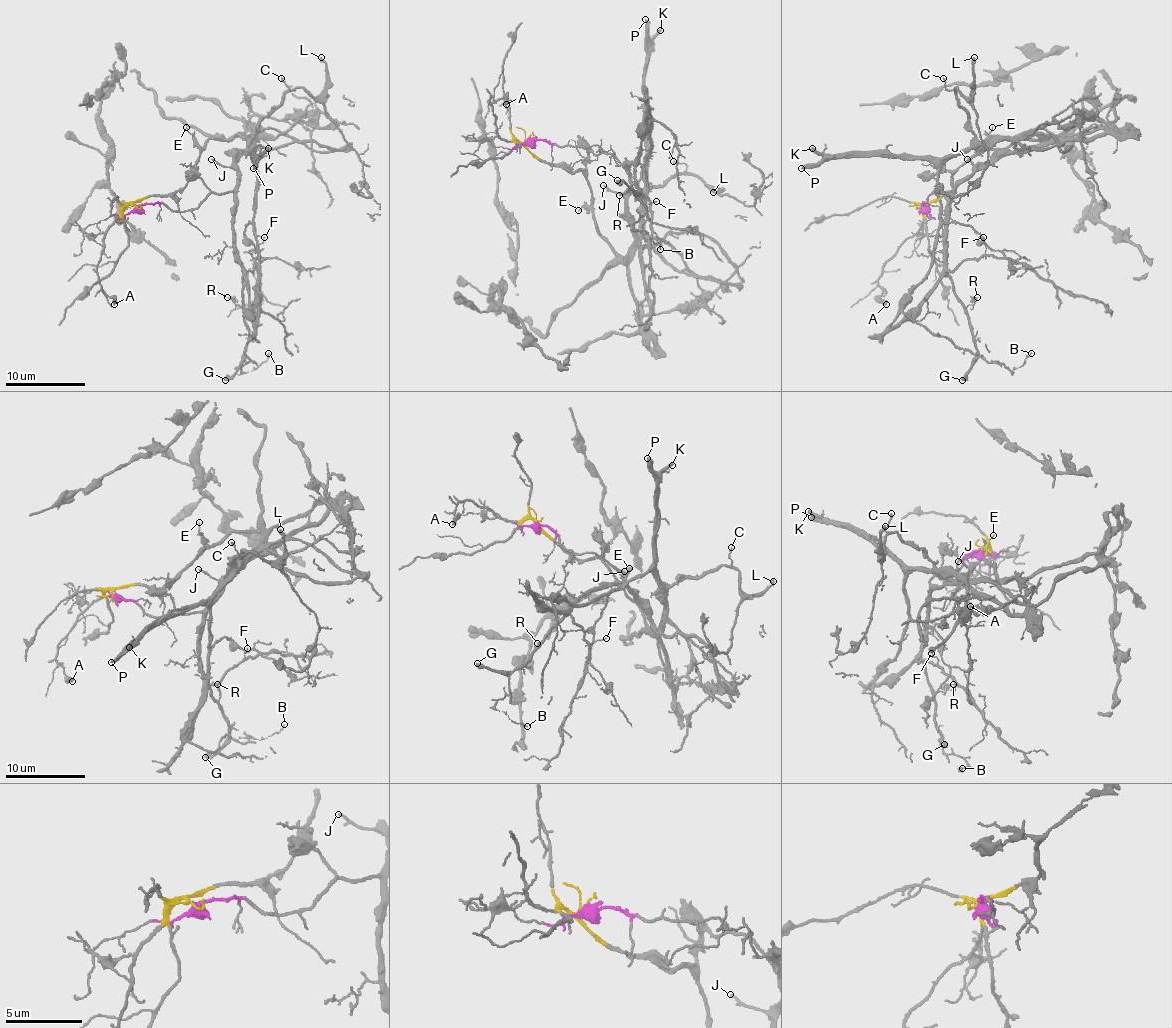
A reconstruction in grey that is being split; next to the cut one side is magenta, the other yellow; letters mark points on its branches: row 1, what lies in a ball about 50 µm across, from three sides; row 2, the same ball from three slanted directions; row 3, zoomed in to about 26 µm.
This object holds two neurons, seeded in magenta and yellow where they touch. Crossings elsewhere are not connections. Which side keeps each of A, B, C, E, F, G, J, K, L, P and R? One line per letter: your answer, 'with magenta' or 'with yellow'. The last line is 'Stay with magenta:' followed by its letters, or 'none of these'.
A: with yellow
B: with magenta
C: with yellow
E: with yellow
F: with magenta
G: with magenta
J: with magenta
K: with yellow
L: with yellow
P: with yellow
R: with magenta
Stay with magenta: B, F, G, J, R

